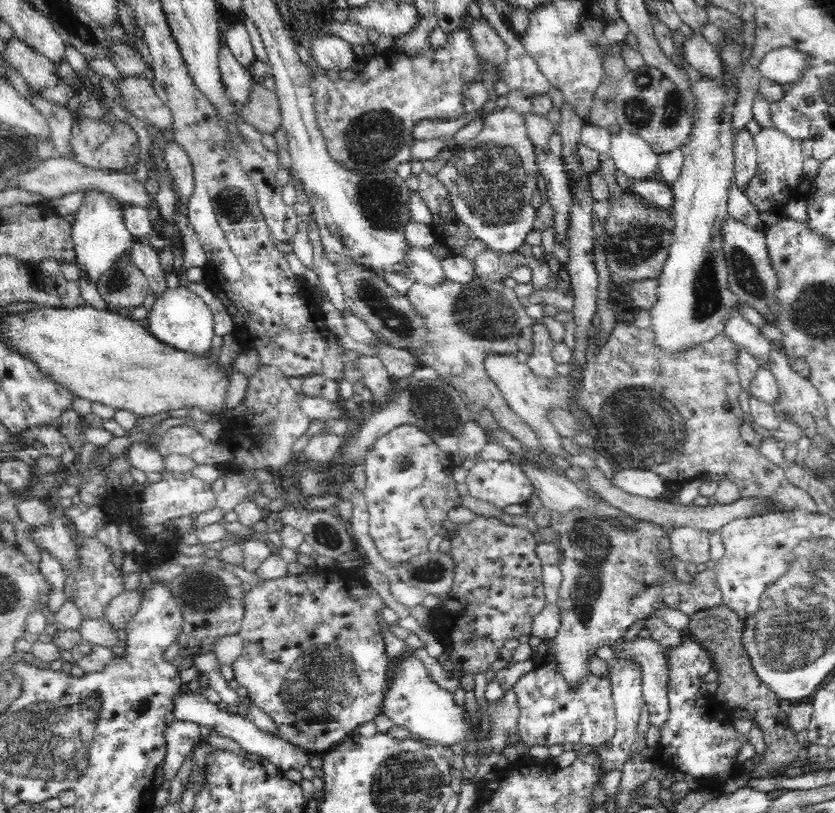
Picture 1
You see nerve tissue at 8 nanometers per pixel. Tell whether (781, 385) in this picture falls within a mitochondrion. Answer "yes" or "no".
no

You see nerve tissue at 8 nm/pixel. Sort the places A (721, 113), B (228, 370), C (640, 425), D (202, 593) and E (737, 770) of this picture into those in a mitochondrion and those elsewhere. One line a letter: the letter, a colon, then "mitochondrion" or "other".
A: mitochondrion
B: other
C: mitochondrion
D: mitochondrion
E: other

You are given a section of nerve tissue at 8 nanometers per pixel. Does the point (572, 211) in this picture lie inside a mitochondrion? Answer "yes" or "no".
no

